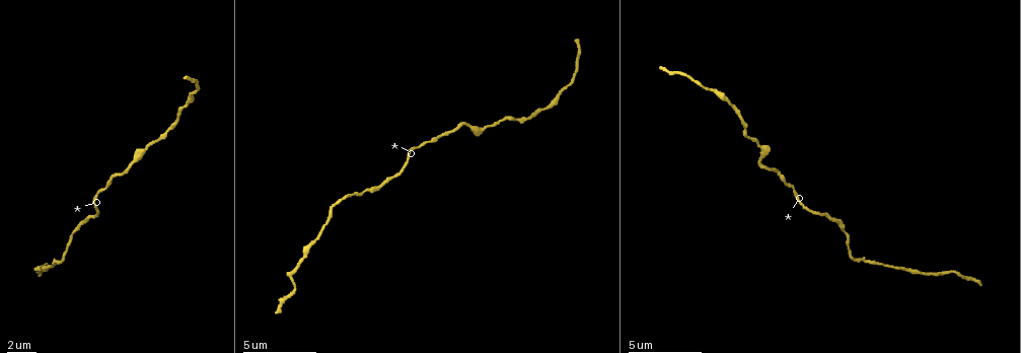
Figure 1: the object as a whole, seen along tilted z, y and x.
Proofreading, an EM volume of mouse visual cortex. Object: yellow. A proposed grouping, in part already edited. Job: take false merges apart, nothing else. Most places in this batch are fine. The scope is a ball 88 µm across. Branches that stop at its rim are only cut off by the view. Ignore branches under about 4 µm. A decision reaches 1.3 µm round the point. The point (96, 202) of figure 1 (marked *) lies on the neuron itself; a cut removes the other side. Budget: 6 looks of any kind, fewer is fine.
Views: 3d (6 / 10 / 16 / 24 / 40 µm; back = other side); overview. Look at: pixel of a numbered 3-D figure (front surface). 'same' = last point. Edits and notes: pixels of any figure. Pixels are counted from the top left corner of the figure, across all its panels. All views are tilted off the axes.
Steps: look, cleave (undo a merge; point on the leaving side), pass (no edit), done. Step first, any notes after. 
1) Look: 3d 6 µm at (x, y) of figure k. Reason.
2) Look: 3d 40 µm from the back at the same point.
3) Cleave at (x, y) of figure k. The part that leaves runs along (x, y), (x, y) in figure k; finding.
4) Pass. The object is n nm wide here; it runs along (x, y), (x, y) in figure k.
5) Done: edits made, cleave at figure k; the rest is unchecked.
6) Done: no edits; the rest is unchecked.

Look: 3d 6 µm at (318, 239) of figure 1. Calibre changes.

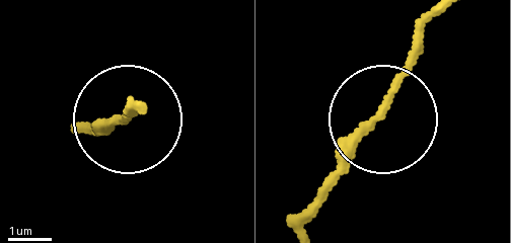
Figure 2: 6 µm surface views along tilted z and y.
Look: 3d 6 µm from the back at (377, 116) of figure 2. Other side.

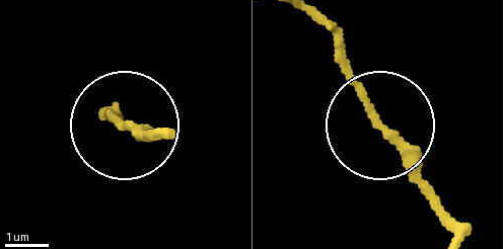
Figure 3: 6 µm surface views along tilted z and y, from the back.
Pass. Continuous, no second neuron.

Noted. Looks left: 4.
Look: 3d 16 µm at (73, 235) of figure 1. Sudden change in width.

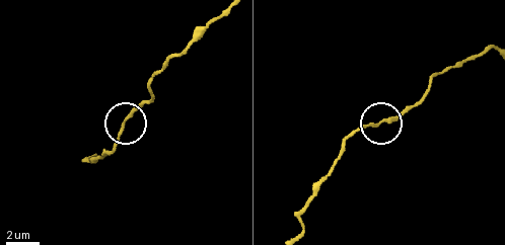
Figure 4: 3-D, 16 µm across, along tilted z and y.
Pass. It runs along (151, 87), (151, 97), (128, 117), (110, 155) in figure 4; continuous, no second neuron.

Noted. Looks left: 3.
Look: 3d 6 µm at (761, 165) of figure 1. Thick turns thin.

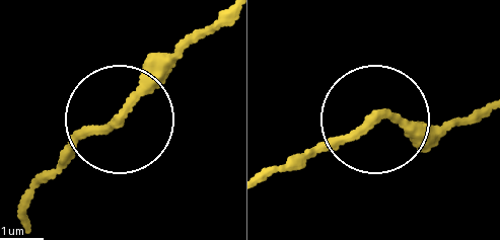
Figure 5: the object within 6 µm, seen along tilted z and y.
Pass. It runs along (272, 173), (388, 118), (467, 125) in figure 5; one neuron here.

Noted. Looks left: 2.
Done: no edits; the rest is unchecked.

